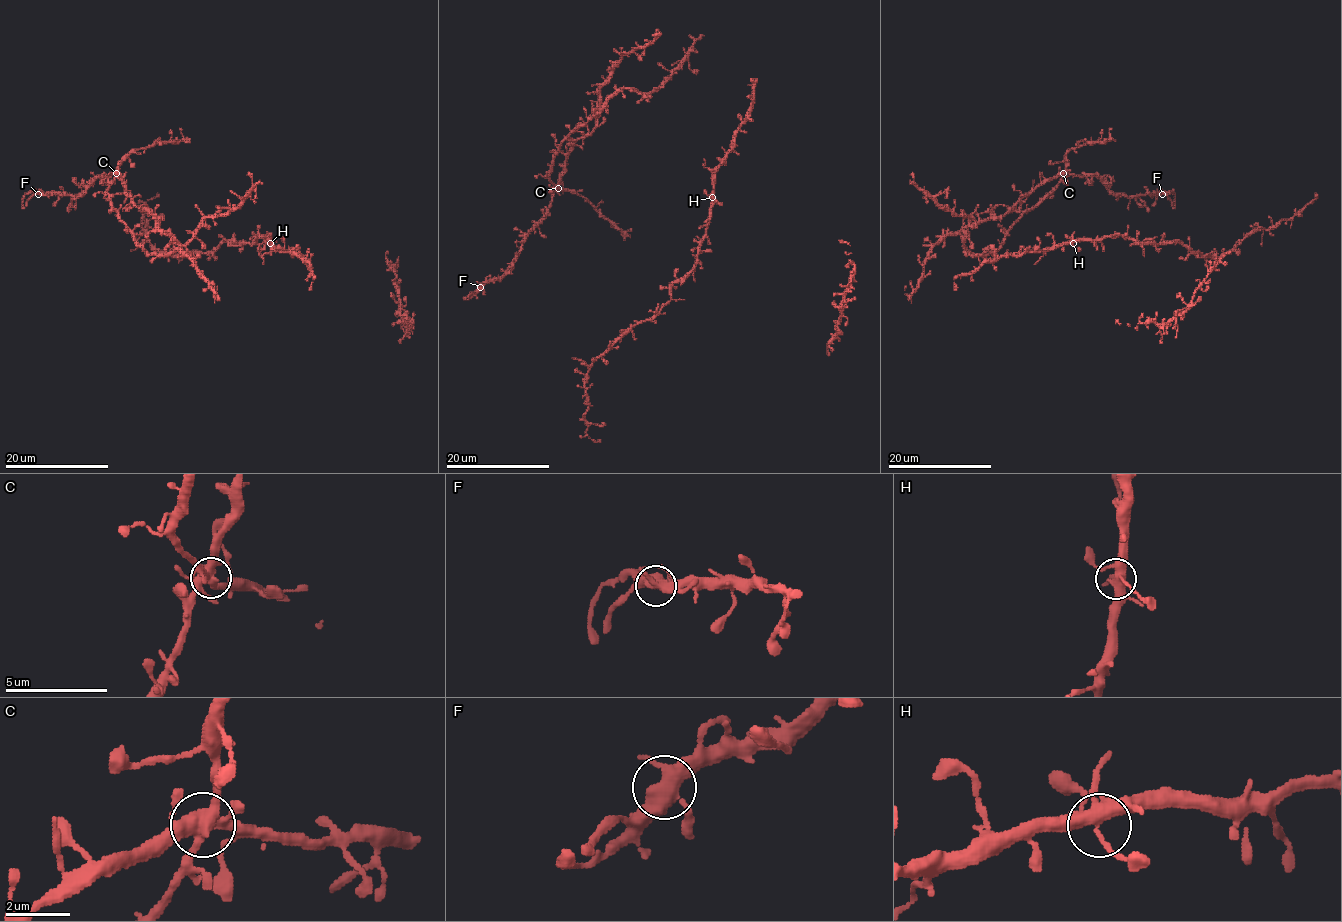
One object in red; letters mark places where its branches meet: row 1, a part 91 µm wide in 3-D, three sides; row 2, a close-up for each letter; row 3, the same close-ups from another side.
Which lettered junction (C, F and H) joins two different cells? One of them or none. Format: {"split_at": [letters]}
{"split_at": []}

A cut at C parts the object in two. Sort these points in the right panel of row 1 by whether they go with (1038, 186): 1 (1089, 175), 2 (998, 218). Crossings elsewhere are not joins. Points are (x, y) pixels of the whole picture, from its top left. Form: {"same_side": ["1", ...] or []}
{"same_side": ["1", "2"]}

